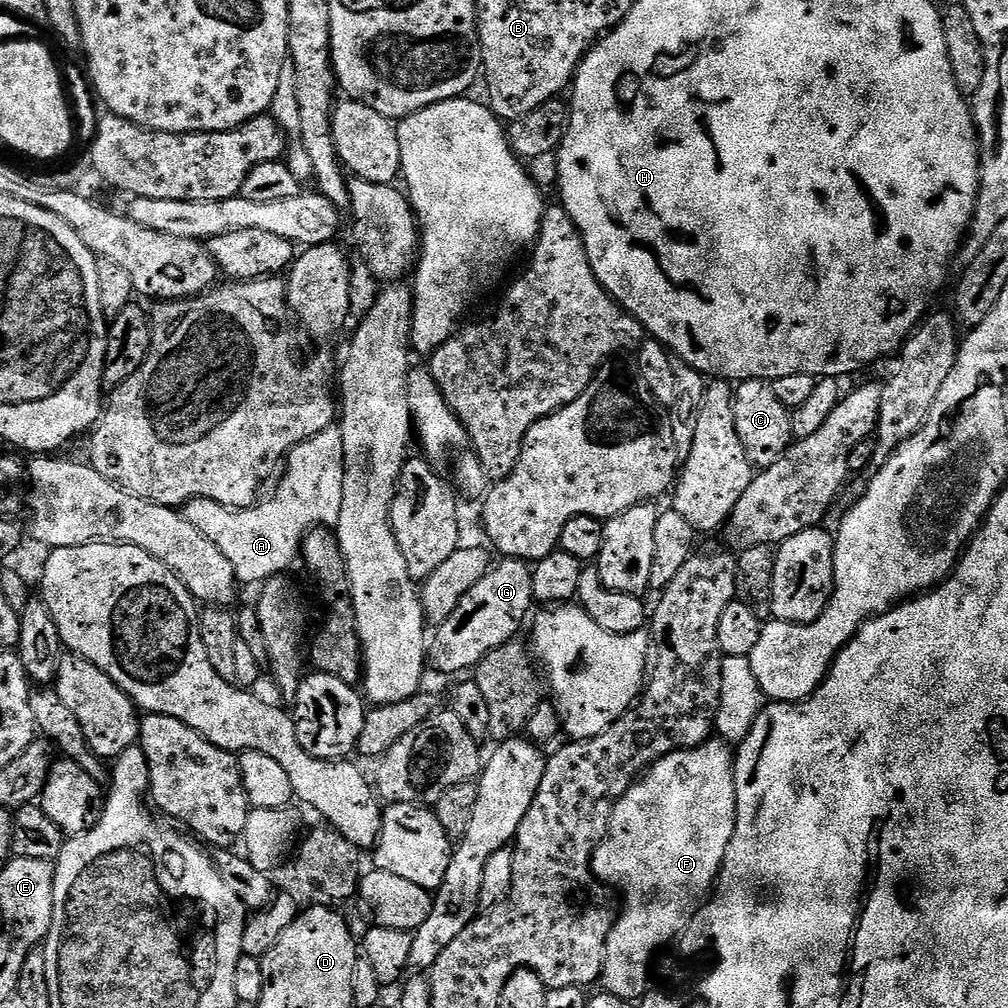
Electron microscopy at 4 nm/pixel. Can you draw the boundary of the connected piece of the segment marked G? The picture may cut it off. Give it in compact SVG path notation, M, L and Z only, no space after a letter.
M511 558L501 559L493 563L488 572L478 582L478 586L470 589L470 594L458 602L458 610L446 618L435 629L436 637L430 640L430 664L440 672L464 672L467 668L475 669L484 661L486 654L504 647L506 644L513 643L520 632L520 627L529 619L528 611L534 607L532 598L532 568L523 560L513 560Z

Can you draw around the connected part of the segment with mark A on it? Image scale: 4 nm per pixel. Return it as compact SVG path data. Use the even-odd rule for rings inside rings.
M333 426L322 430L322 434L314 434L314 438L310 438L306 442L302 442L298 447L293 448L286 457L286 463L282 468L282 475L279 477L280 485L276 488L276 493L267 500L267 498L261 499L259 503L250 508L227 508L222 506L218 502L213 500L207 500L207 498L198 498L187 505L186 512L189 517L194 518L196 529L202 534L206 534L206 538L210 538L210 542L214 542L214 546L218 546L218 550L222 550L222 554L226 554L226 558L234 566L236 571L237 581L243 582L244 580L248 584L257 584L257 586L263 585L265 582L279 577L284 574L284 571L291 566L292 563L297 563L298 557L302 552L302 545L304 537L308 535L309 531L313 528L323 528L325 526L335 526L338 522L338 518L342 514L342 478L344 477L344 451L342 450L342 434L339 427Z

